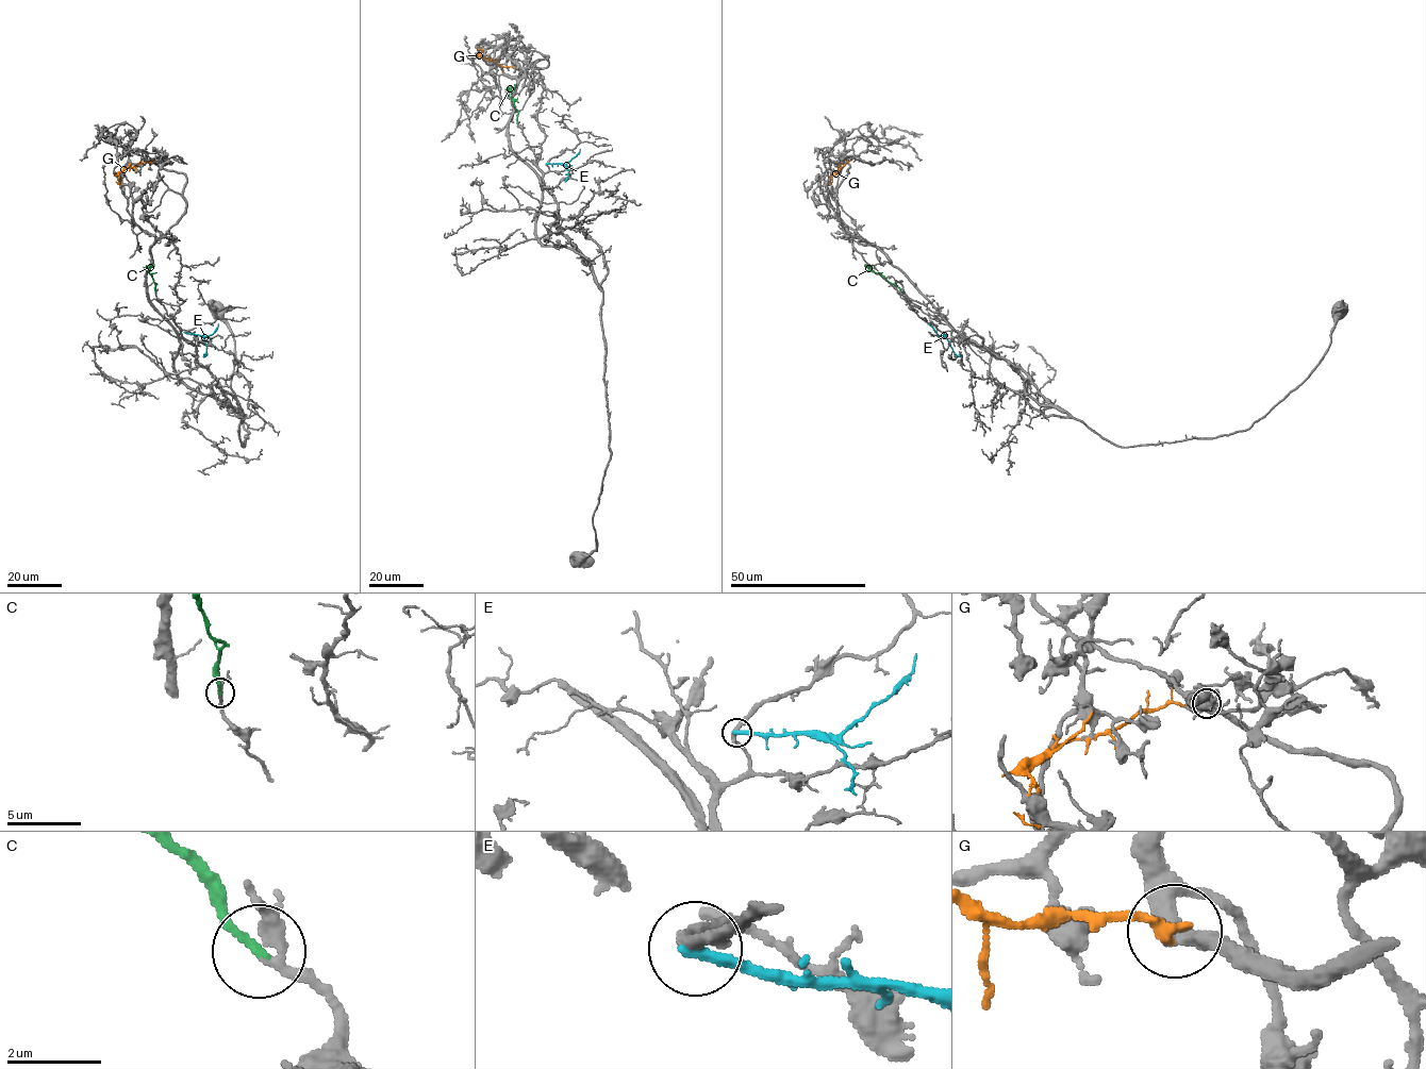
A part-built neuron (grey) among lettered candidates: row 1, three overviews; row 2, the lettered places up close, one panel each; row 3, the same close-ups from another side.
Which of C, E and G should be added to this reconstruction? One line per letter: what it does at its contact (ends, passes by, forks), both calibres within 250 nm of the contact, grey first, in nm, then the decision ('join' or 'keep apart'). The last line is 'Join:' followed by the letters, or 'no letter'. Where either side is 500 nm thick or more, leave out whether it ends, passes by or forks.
C: it ends | 190/220 nm | join
E: it ends | 280/280 nm | keep apart
G: it ends | 360/280 nm | keep apart
Join: C

